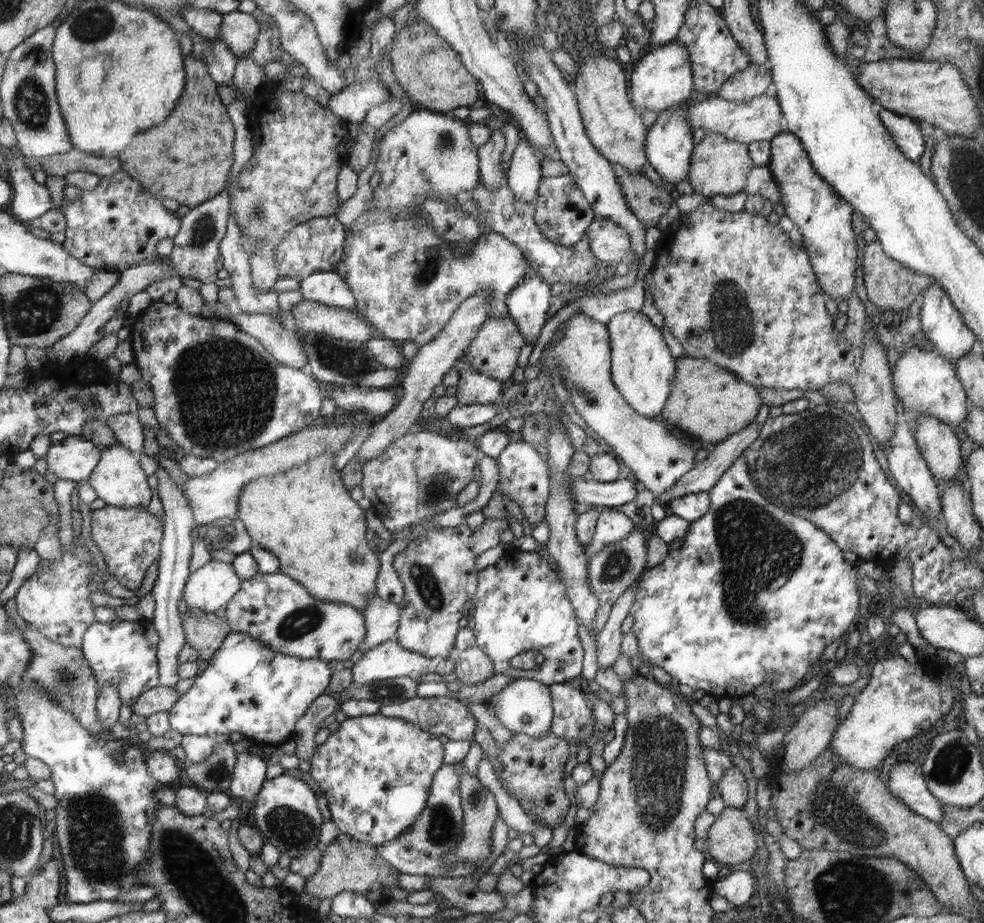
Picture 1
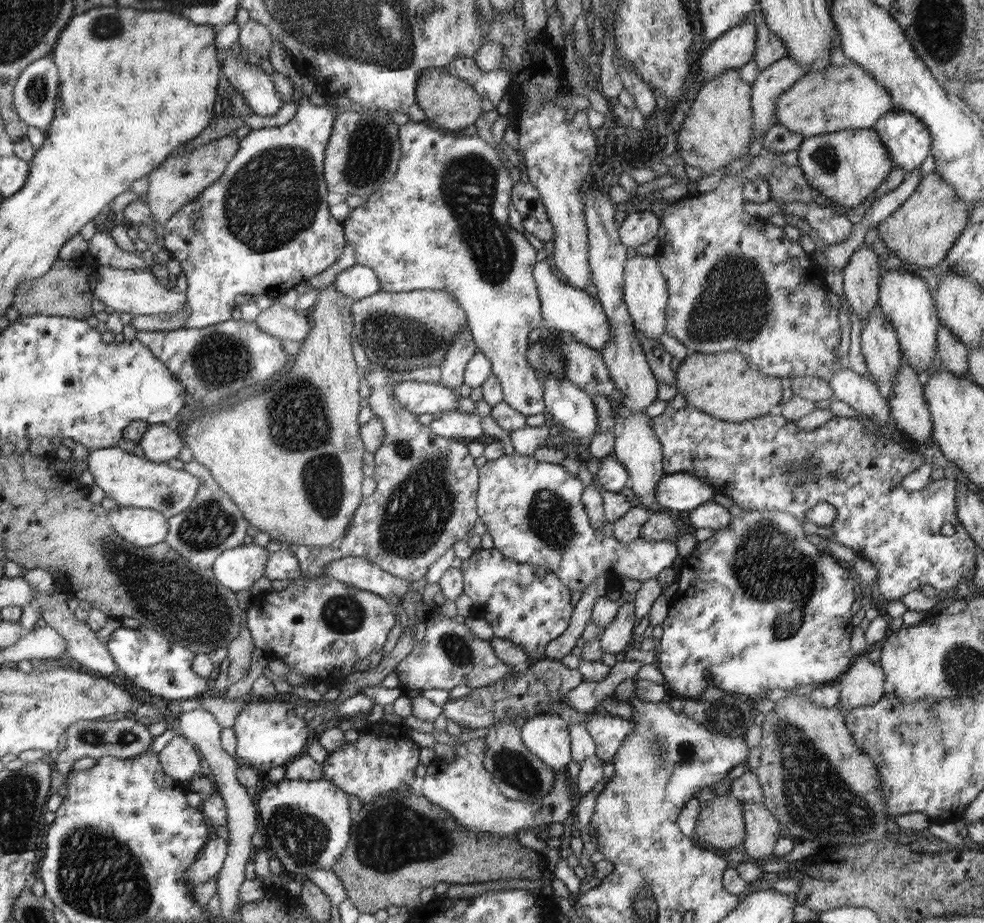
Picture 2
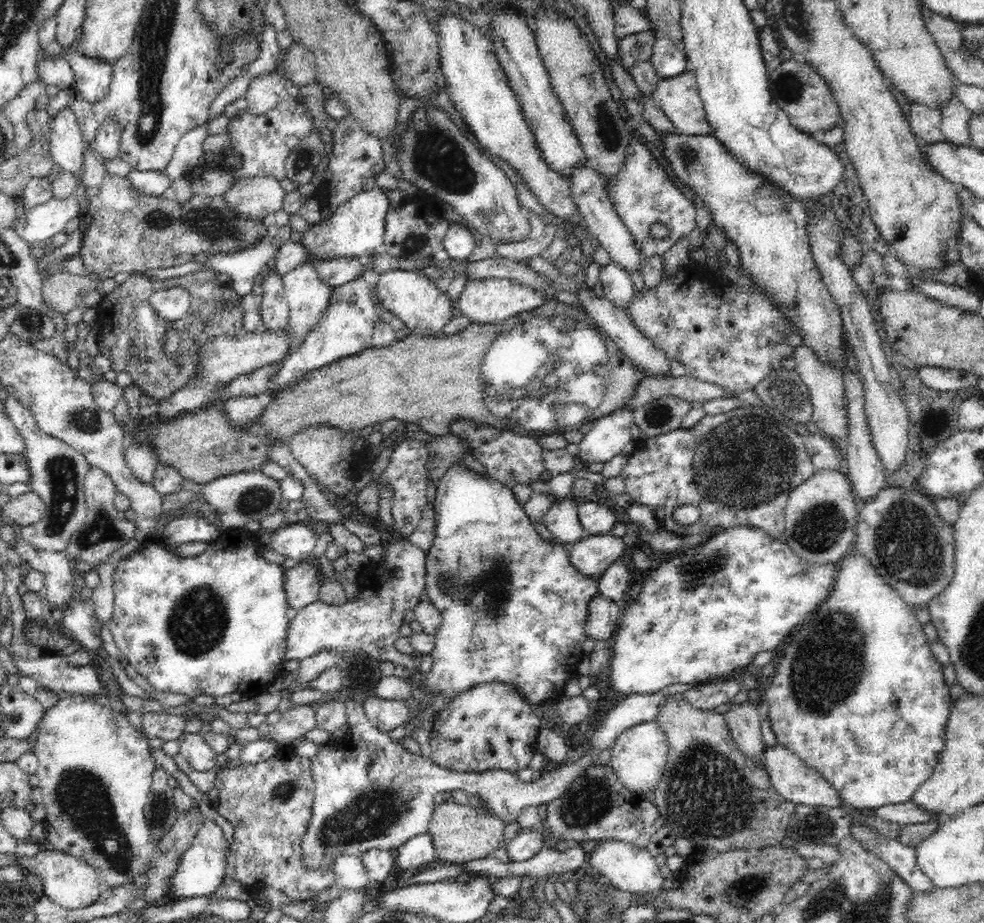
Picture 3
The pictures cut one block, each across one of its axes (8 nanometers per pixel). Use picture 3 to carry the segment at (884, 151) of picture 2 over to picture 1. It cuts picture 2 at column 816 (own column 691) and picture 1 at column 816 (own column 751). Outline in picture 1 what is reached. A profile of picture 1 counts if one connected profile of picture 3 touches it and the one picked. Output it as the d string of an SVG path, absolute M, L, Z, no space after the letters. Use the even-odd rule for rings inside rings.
M784 130L769 143L771 156L768 166L781 193L780 204L786 211L785 216L792 219L804 238L804 248L811 257L818 284L833 299L839 302L848 300L854 292L858 260L856 231L852 230L855 209L817 173L805 145L794 133Z

